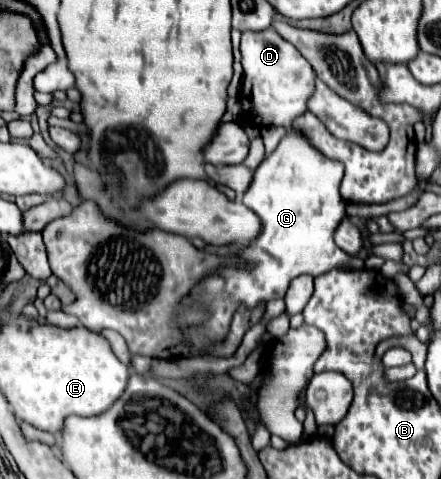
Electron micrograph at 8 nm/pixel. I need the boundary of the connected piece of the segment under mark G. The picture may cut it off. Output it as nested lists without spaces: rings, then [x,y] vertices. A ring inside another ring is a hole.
[[[289,130],[279,146],[261,162],[249,190],[241,198],[241,202],[261,216],[263,222],[261,236],[241,252],[241,258],[255,262],[257,266],[251,272],[241,268],[225,268],[211,274],[185,297],[187,306],[191,302],[201,302],[211,312],[211,318],[203,328],[193,328],[191,334],[187,334],[197,350],[211,340],[221,340],[227,334],[229,322],[239,304],[253,308],[259,302],[283,298],[289,282],[301,274],[319,276],[337,268],[339,264],[363,268],[361,260],[349,258],[349,254],[345,254],[333,242],[333,232],[345,216],[345,200],[339,196],[343,170],[345,168],[341,162],[325,158],[319,150],[313,150],[313,146],[309,146],[309,142],[297,134],[297,130]]]

